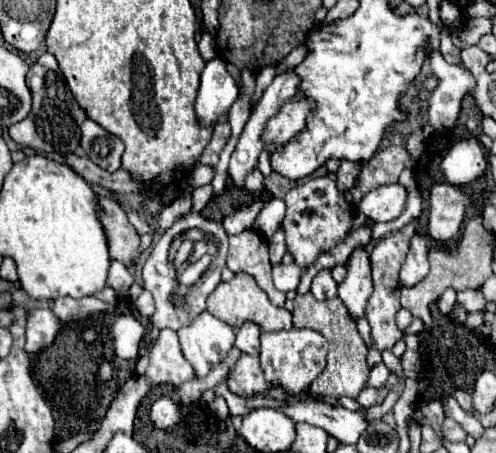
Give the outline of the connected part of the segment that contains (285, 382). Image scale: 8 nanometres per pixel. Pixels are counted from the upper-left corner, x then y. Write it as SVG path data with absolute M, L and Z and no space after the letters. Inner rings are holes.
M291 328L289 332L263 332L259 358L267 382L271 382L273 386L281 386L287 392L301 392L323 372L327 358L327 340L315 330Z

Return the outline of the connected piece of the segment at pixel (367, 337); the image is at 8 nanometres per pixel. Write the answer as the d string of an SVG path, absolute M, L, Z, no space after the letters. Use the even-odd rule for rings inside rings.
M365 317L358 318L356 320L356 324L359 334L362 337L363 341L365 342L366 346L368 348L372 347L373 342L371 338L371 329L366 318Z

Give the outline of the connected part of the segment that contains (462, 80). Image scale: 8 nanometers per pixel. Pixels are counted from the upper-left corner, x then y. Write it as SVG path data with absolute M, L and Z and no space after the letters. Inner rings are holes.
M439 52L431 54L431 70L437 86L429 98L429 122L435 130L449 130L457 122L463 96L475 88L475 78L467 68L447 64Z

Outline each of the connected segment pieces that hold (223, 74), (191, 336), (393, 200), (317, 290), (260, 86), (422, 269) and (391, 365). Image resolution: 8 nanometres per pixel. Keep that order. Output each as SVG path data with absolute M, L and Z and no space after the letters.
M215 58L205 64L201 72L201 88L195 100L195 112L201 124L215 124L227 114L231 104L237 100L239 88L235 78L227 72L223 60Z
M207 310L195 316L187 326L179 328L177 334L183 356L195 368L199 378L203 378L235 342L235 330Z
M401 184L379 186L361 198L359 210L373 222L391 222L403 212L405 200L407 192Z
M321 270L311 284L311 294L315 300L331 300L337 296L337 282L331 278L331 270Z
M274 65L266 66L265 68L262 68L259 72L255 74L256 86L251 101L259 101L261 99L263 92L265 91L267 86L271 84L275 75L276 66Z
M415 234L411 238L411 248L407 252L407 258L401 266L401 274L399 274L401 286L415 286L427 276L427 270L429 270L427 254L429 254L429 246L425 236Z
M385 350L382 353L382 357L383 363L386 367L400 378L402 374L400 359L397 358L390 350Z

